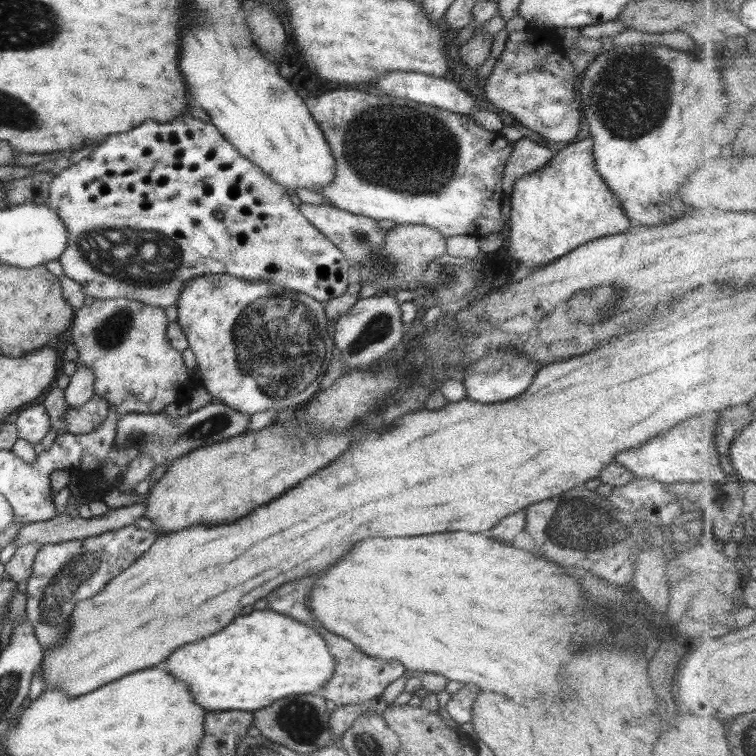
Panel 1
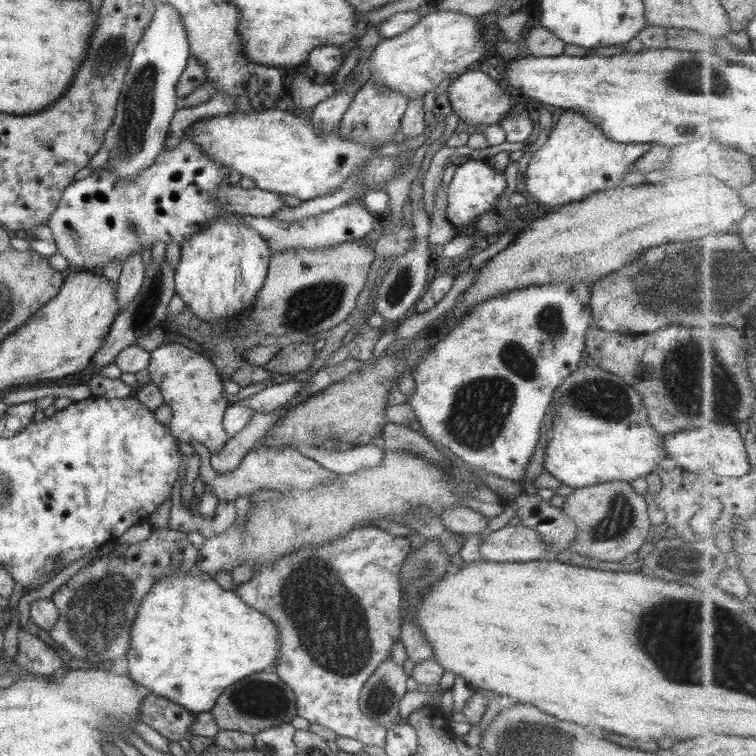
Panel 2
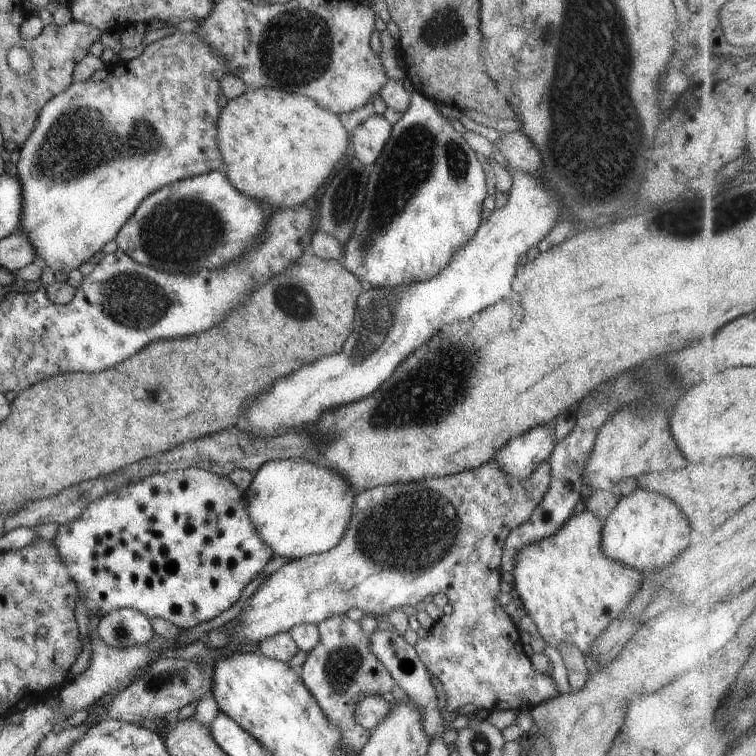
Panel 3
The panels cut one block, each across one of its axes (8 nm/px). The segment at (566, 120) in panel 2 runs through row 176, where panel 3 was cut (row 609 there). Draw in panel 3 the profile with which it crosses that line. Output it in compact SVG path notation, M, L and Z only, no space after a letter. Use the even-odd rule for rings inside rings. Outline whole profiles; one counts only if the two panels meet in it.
M585 510L573 514L556 534L523 546L512 570L513 582L524 603L527 624L536 627L546 644L574 643L589 655L593 642L626 608L640 590L644 573L605 557L601 549L604 522Z

